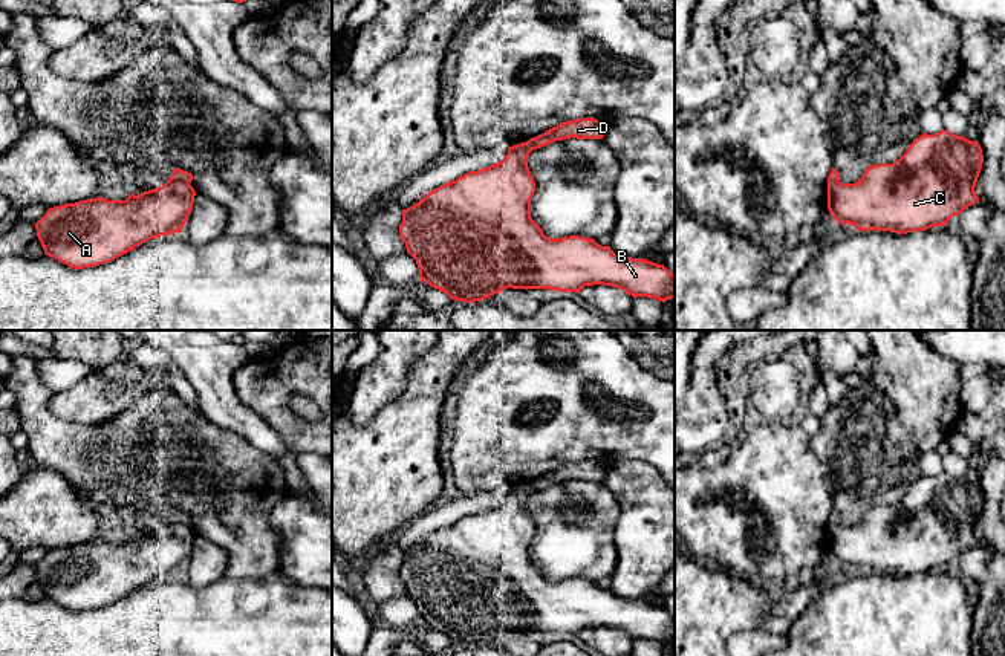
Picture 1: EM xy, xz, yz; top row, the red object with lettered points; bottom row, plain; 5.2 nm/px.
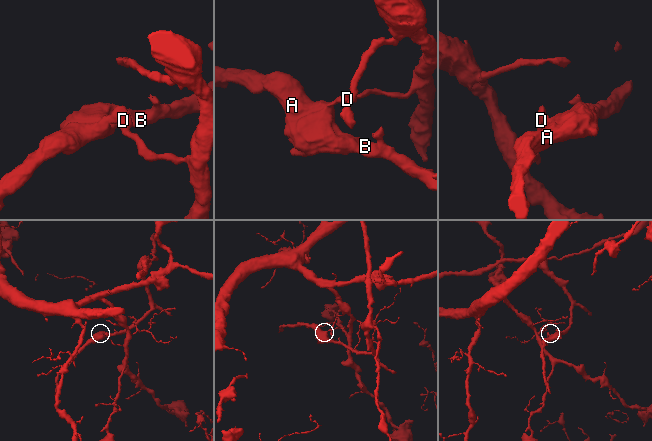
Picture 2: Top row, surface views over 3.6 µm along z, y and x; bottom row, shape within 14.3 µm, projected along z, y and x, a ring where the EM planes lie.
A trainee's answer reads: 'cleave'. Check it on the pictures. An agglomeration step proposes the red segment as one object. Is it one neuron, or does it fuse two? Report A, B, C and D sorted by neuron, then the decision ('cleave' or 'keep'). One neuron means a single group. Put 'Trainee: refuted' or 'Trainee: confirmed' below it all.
A B C / D; cleave
Trainee: confirmed

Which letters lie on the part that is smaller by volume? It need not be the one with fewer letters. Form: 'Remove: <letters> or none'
Remove: A, B, C

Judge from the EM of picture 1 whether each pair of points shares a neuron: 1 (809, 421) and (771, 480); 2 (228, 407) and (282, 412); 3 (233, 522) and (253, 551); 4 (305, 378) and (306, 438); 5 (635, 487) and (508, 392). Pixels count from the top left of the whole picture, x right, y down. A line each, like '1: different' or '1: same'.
1: different
2: different
3: same
4: same
5: different

